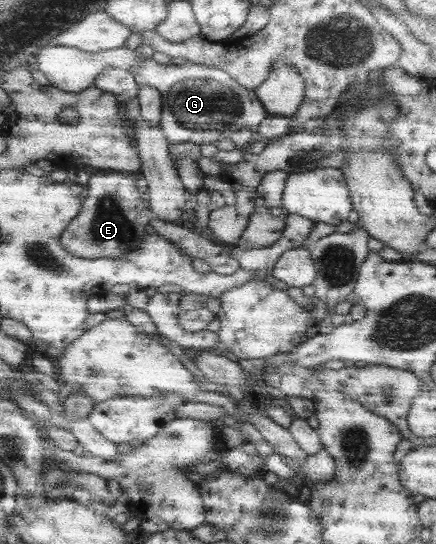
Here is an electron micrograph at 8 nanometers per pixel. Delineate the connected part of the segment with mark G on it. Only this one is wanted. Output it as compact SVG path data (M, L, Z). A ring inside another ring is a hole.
M150 57L133 73L141 86L158 88L164 94L166 100L161 127L165 129L168 139L175 144L209 144L221 140L221 137L217 136L225 136L229 132L258 132L265 120L271 117L256 90L248 89L229 72L220 68L194 62L165 65Z

